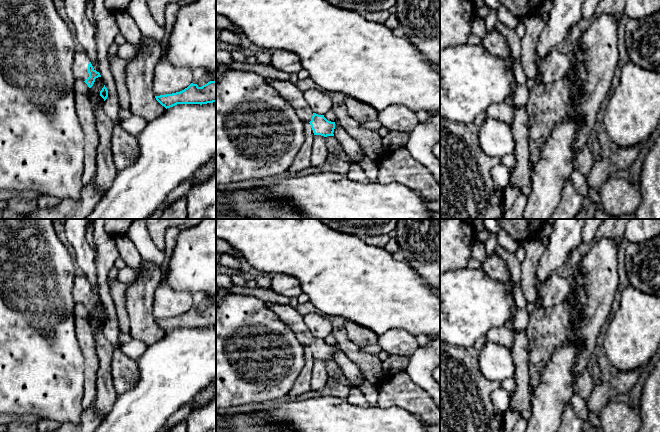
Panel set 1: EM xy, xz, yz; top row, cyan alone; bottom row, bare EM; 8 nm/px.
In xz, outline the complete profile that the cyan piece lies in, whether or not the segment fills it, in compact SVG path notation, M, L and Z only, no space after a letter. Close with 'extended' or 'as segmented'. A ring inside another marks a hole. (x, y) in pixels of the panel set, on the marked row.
M267 79L267 82L294 108L301 121L310 123L314 135L334 136L335 122L314 113L304 98L304 92L295 84L279 79Z; extended

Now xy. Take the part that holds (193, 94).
M210 81L199 87L191 83L180 92L155 96L156 100L166 109L177 104L207 104L216 102L216 81Z; as segmented

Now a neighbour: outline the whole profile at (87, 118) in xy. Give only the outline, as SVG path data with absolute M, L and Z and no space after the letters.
M83 80L74 84L75 108L81 128L84 132L84 172L83 185L94 181L96 175L96 153L99 134L96 126L96 114L90 101L90 88Z

